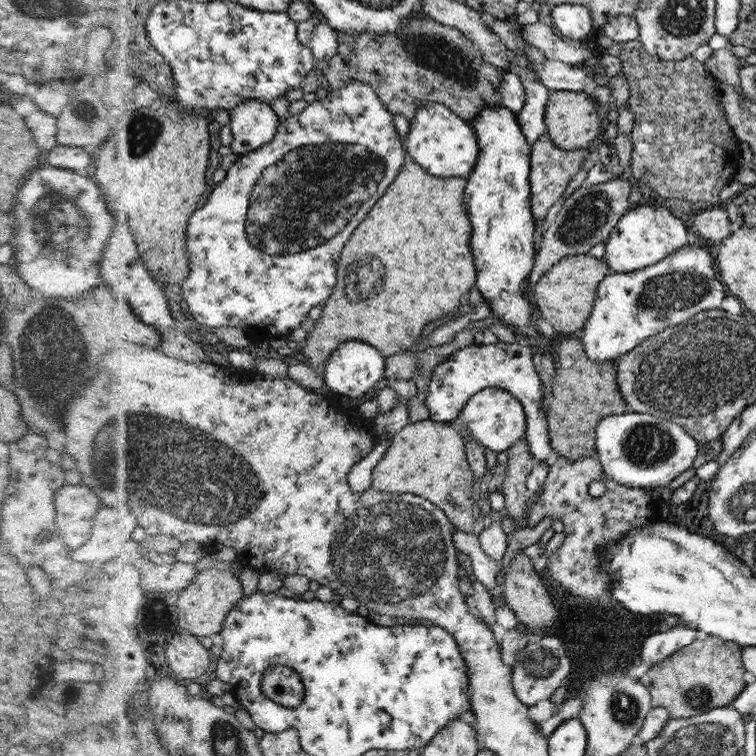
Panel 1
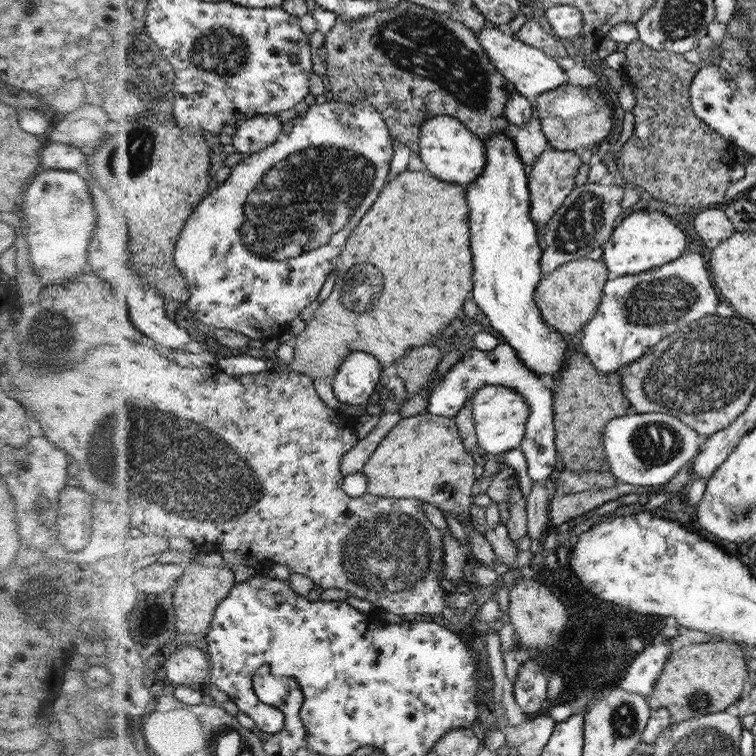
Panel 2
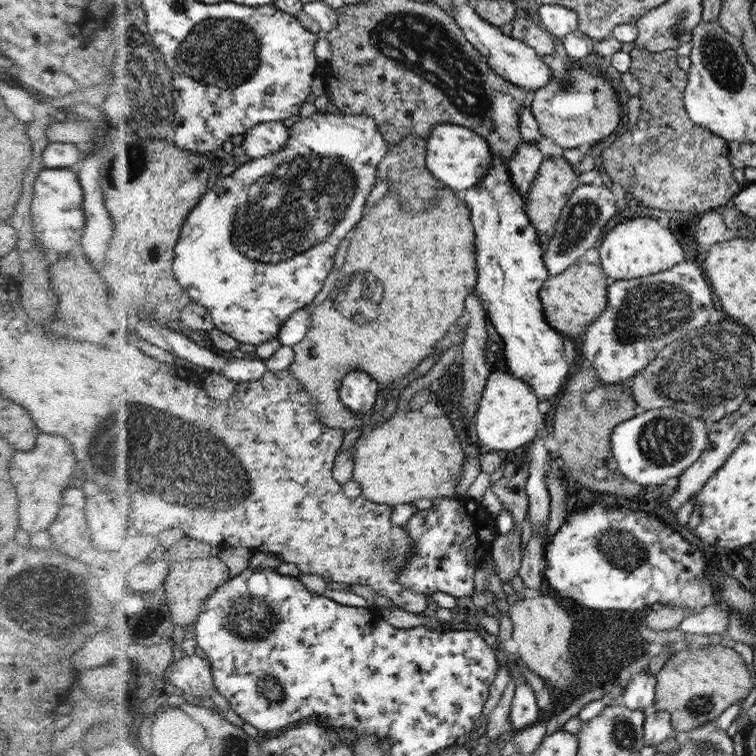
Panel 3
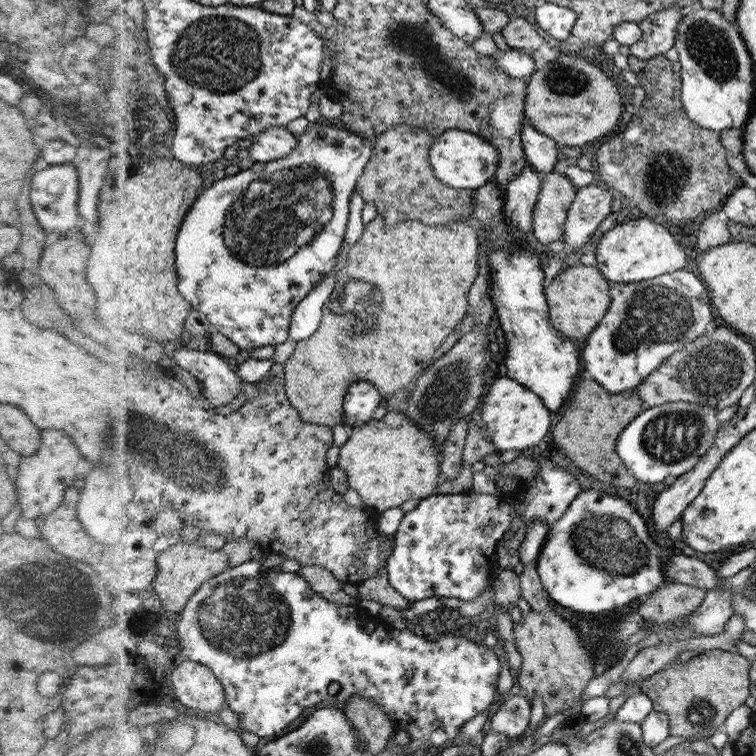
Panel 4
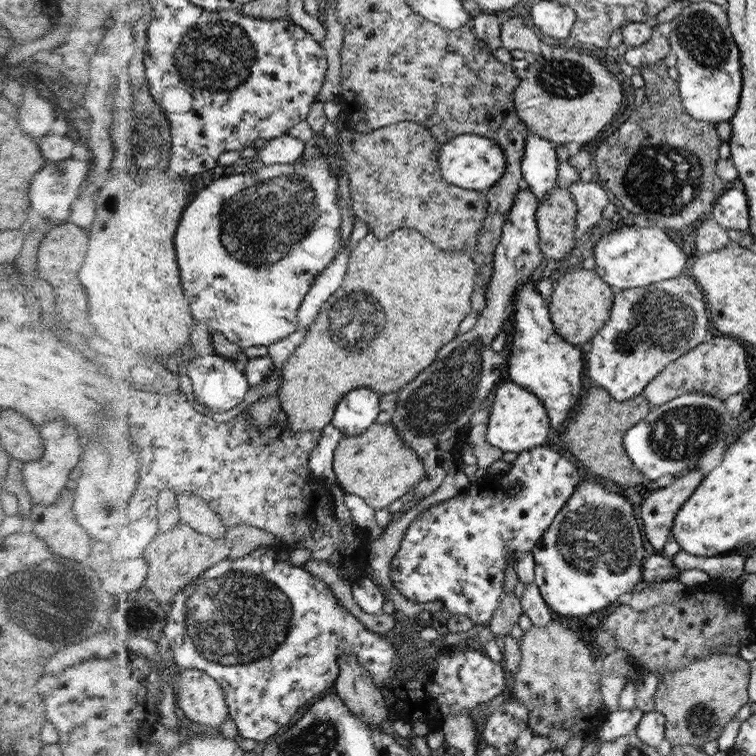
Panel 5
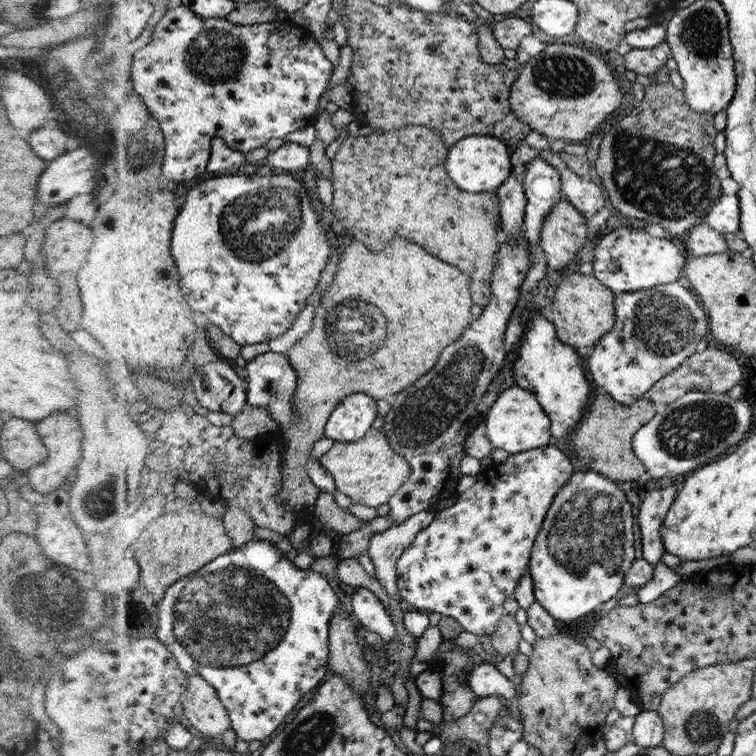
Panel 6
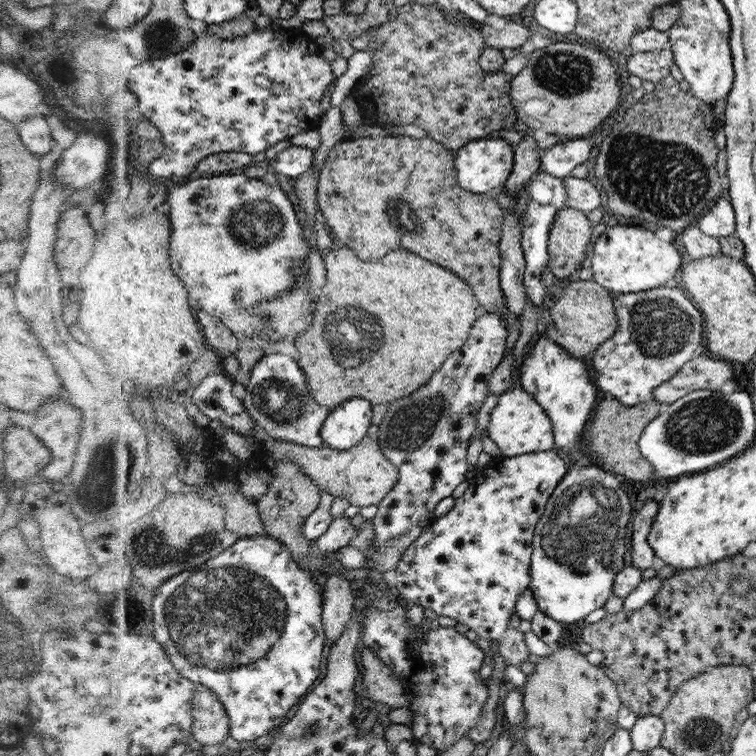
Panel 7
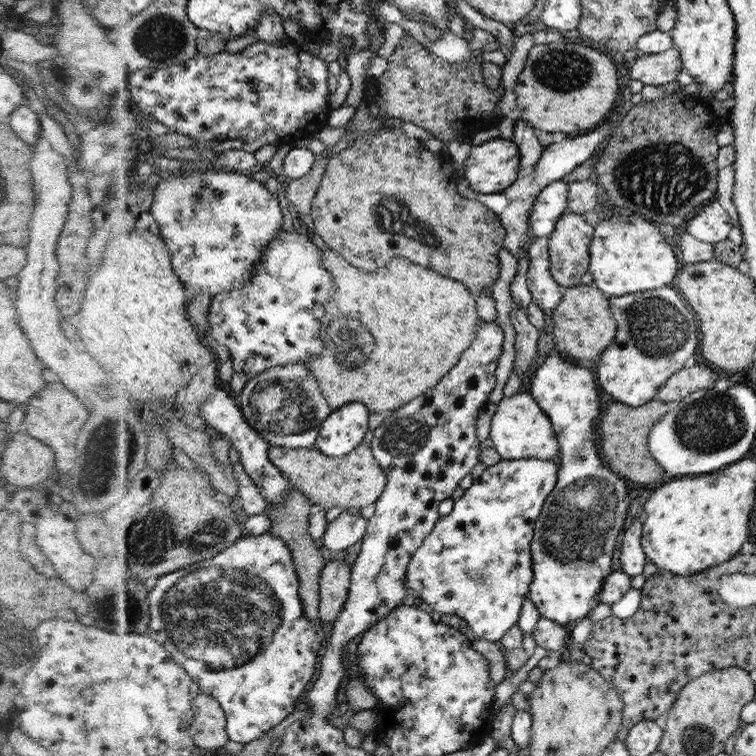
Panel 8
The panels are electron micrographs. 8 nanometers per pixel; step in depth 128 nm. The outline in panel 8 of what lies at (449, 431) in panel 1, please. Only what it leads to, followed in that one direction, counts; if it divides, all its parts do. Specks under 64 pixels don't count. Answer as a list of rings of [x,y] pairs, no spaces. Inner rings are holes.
[[[362,443],[347,457],[332,457],[318,448],[296,449],[286,446],[272,446],[272,462],[288,476],[293,486],[303,490],[318,509],[364,508],[374,504],[387,486],[387,473],[375,458],[371,445]]]

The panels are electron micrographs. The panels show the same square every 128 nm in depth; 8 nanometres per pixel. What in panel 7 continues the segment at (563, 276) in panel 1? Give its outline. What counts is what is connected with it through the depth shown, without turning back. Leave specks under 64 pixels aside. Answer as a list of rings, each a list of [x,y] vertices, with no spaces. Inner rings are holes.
[[[575,276],[559,284],[549,305],[558,335],[556,343],[569,351],[573,357],[586,360],[603,342],[618,332],[619,319],[615,313],[614,296],[607,287],[600,286],[600,283],[593,280],[584,281]]]

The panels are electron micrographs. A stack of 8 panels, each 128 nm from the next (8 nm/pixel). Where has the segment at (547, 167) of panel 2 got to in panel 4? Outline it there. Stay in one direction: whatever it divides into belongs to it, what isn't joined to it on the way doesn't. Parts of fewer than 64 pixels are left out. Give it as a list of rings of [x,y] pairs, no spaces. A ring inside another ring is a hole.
[[[553,169],[542,174],[542,188],[539,190],[539,198],[534,208],[534,234],[538,242],[550,246],[556,240],[563,240],[564,226],[567,223],[566,214],[570,212],[576,196],[578,196],[578,188],[566,174],[563,174],[563,171]]]

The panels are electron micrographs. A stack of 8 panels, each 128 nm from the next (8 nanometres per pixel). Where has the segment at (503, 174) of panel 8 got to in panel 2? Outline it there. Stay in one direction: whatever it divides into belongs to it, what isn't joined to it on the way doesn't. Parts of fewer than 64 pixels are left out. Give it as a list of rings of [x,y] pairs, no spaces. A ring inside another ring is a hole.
[[[451,115],[434,116],[424,121],[420,127],[418,154],[434,177],[462,184],[465,188],[483,173],[487,165],[484,140]]]

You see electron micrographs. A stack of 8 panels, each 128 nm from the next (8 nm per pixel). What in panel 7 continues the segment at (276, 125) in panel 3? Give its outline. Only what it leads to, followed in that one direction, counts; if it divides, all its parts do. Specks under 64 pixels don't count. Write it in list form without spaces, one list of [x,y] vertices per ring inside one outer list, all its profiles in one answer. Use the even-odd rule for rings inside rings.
[[[290,146],[276,156],[271,163],[272,170],[292,178],[299,178],[314,168],[316,151],[304,146]]]

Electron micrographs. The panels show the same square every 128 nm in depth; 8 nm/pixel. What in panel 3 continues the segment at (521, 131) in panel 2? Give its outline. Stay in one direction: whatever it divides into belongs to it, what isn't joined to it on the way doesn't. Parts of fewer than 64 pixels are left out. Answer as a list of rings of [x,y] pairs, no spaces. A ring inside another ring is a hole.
[[[524,141],[515,157],[508,162],[508,167],[511,168],[512,181],[518,187],[519,193],[523,194],[524,202],[530,196],[531,186],[534,184],[543,160],[544,156],[538,147],[538,142]]]

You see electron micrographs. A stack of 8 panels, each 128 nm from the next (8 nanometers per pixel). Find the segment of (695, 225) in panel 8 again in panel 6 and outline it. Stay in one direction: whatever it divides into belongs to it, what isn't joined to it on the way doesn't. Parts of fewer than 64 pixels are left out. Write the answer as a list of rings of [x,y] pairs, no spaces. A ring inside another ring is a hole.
[[[724,195],[719,198],[719,201],[712,207],[711,213],[705,215],[705,223],[712,228],[712,230],[726,235],[729,233],[737,233],[740,230],[740,205],[737,195]]]

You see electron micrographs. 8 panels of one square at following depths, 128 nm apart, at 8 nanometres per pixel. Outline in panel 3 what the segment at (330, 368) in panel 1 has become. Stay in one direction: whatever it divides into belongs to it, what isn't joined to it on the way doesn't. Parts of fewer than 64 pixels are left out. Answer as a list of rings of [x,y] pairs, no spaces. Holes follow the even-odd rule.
[[[352,371],[341,385],[342,404],[361,416],[372,410],[378,394],[378,384],[366,371]]]

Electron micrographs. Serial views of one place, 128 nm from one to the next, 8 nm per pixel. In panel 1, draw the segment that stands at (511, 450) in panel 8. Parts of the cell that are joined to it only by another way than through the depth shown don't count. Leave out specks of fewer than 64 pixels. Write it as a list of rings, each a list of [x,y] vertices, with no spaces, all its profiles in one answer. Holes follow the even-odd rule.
[[[490,387],[480,390],[464,405],[463,412],[457,420],[466,424],[472,436],[476,437],[481,445],[492,452],[504,452],[526,436],[526,408],[515,395],[504,389]]]

